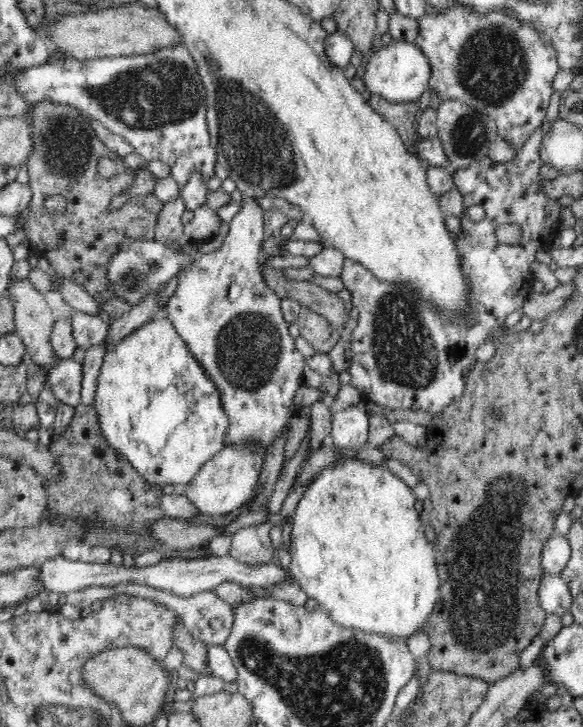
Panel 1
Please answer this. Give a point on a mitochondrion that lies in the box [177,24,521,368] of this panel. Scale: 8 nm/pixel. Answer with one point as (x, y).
(261, 153)

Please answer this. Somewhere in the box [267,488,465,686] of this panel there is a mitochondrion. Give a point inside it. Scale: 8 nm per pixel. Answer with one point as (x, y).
(348, 509)

